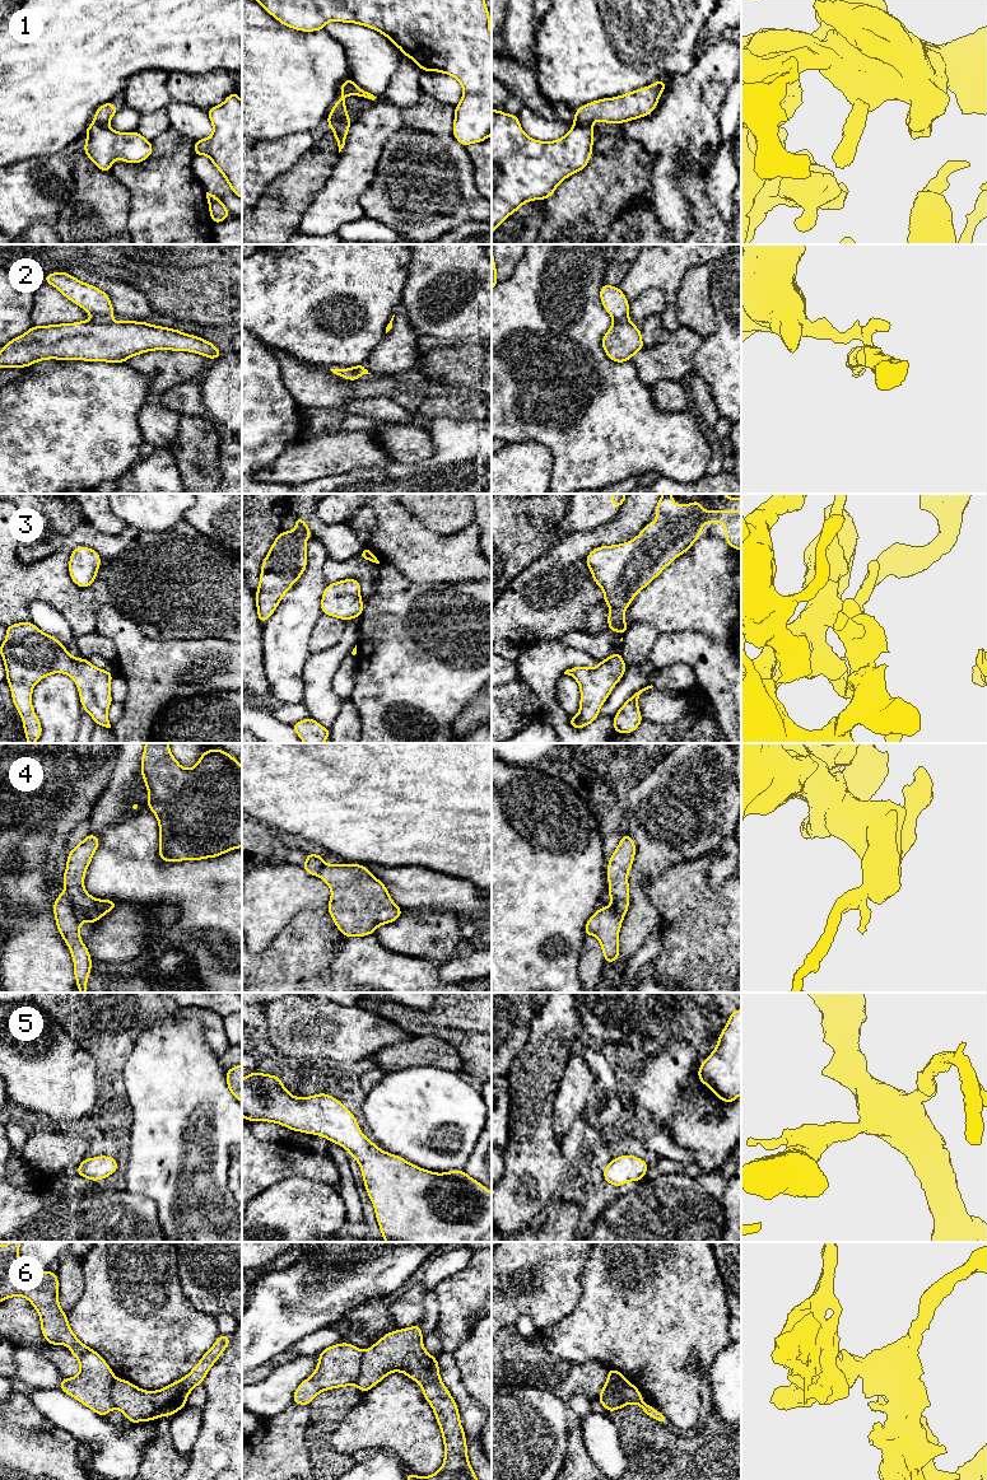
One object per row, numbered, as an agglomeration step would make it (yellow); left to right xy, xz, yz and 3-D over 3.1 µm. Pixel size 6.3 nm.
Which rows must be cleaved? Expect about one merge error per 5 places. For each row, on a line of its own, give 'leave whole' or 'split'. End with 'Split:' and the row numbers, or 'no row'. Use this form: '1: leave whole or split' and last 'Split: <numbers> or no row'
1: split
2: split
3: leave whole
4: split
5: leave whole
6: split
Split: 1, 2, 4, 6

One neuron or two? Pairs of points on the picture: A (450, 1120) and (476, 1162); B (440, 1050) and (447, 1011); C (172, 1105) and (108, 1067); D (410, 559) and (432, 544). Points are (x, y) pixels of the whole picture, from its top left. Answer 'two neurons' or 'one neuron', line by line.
A: two neurons
B: two neurons
C: two neurons
D: one neuron

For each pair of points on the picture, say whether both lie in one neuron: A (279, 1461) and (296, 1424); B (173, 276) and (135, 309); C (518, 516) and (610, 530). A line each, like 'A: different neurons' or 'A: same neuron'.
A: same neuron
B: different neurons
C: different neurons

